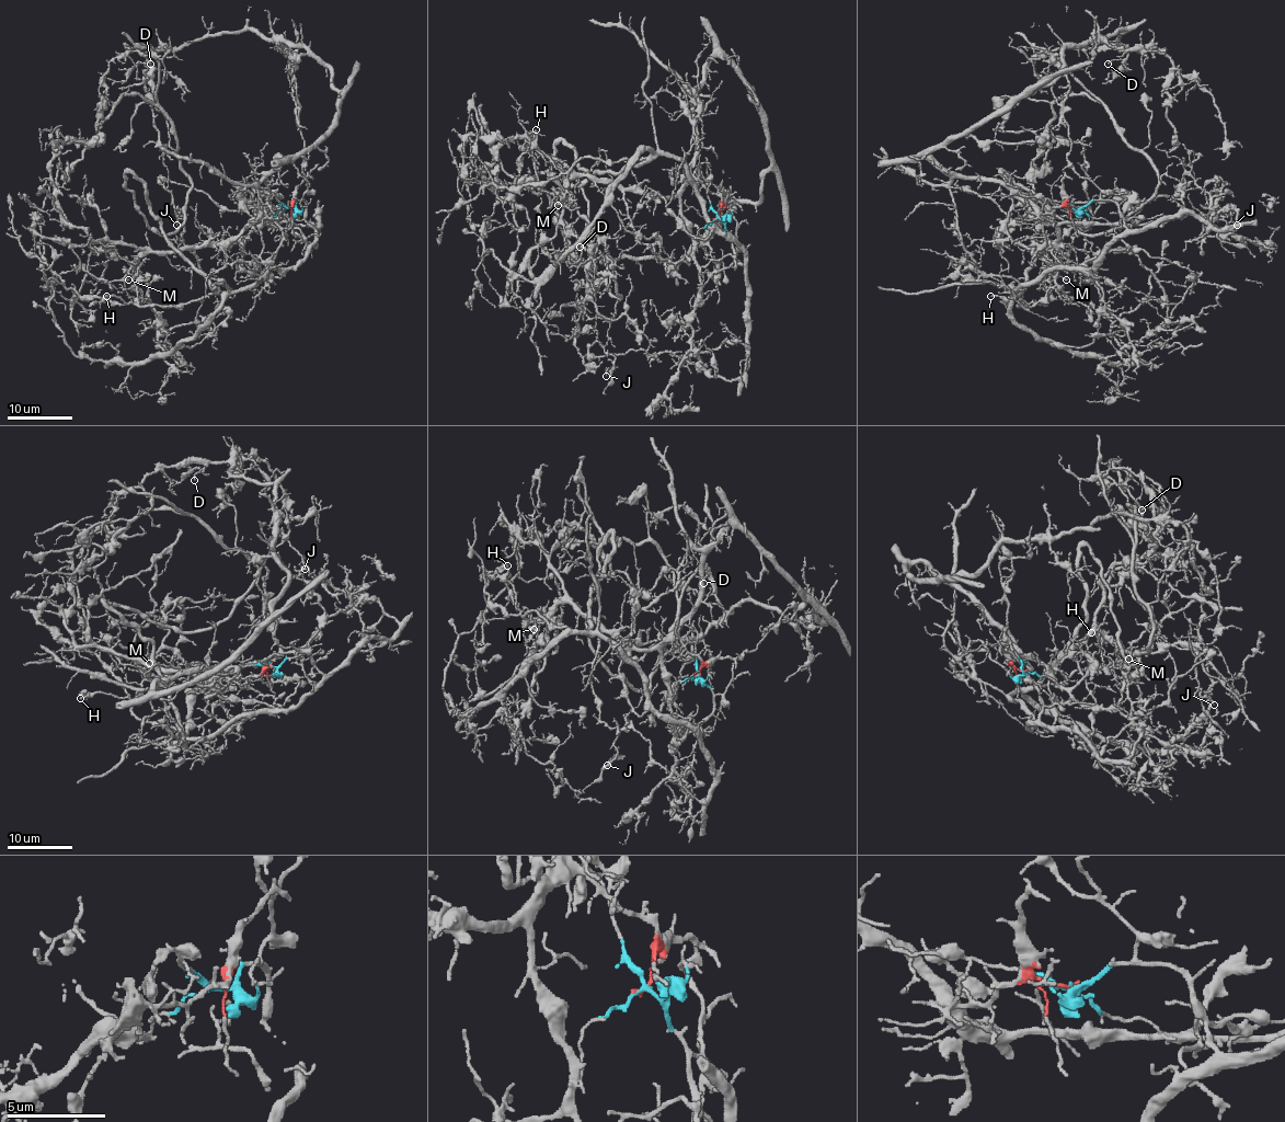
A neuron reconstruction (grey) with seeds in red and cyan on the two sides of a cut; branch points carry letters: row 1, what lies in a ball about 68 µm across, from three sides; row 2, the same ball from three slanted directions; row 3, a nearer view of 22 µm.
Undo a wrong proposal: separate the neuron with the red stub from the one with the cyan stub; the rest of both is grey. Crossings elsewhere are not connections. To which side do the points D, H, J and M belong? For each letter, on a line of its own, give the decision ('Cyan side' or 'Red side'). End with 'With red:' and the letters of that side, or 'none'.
D: Red side
H: Cyan side
J: Cyan side
M: Red side
With red: D, M

